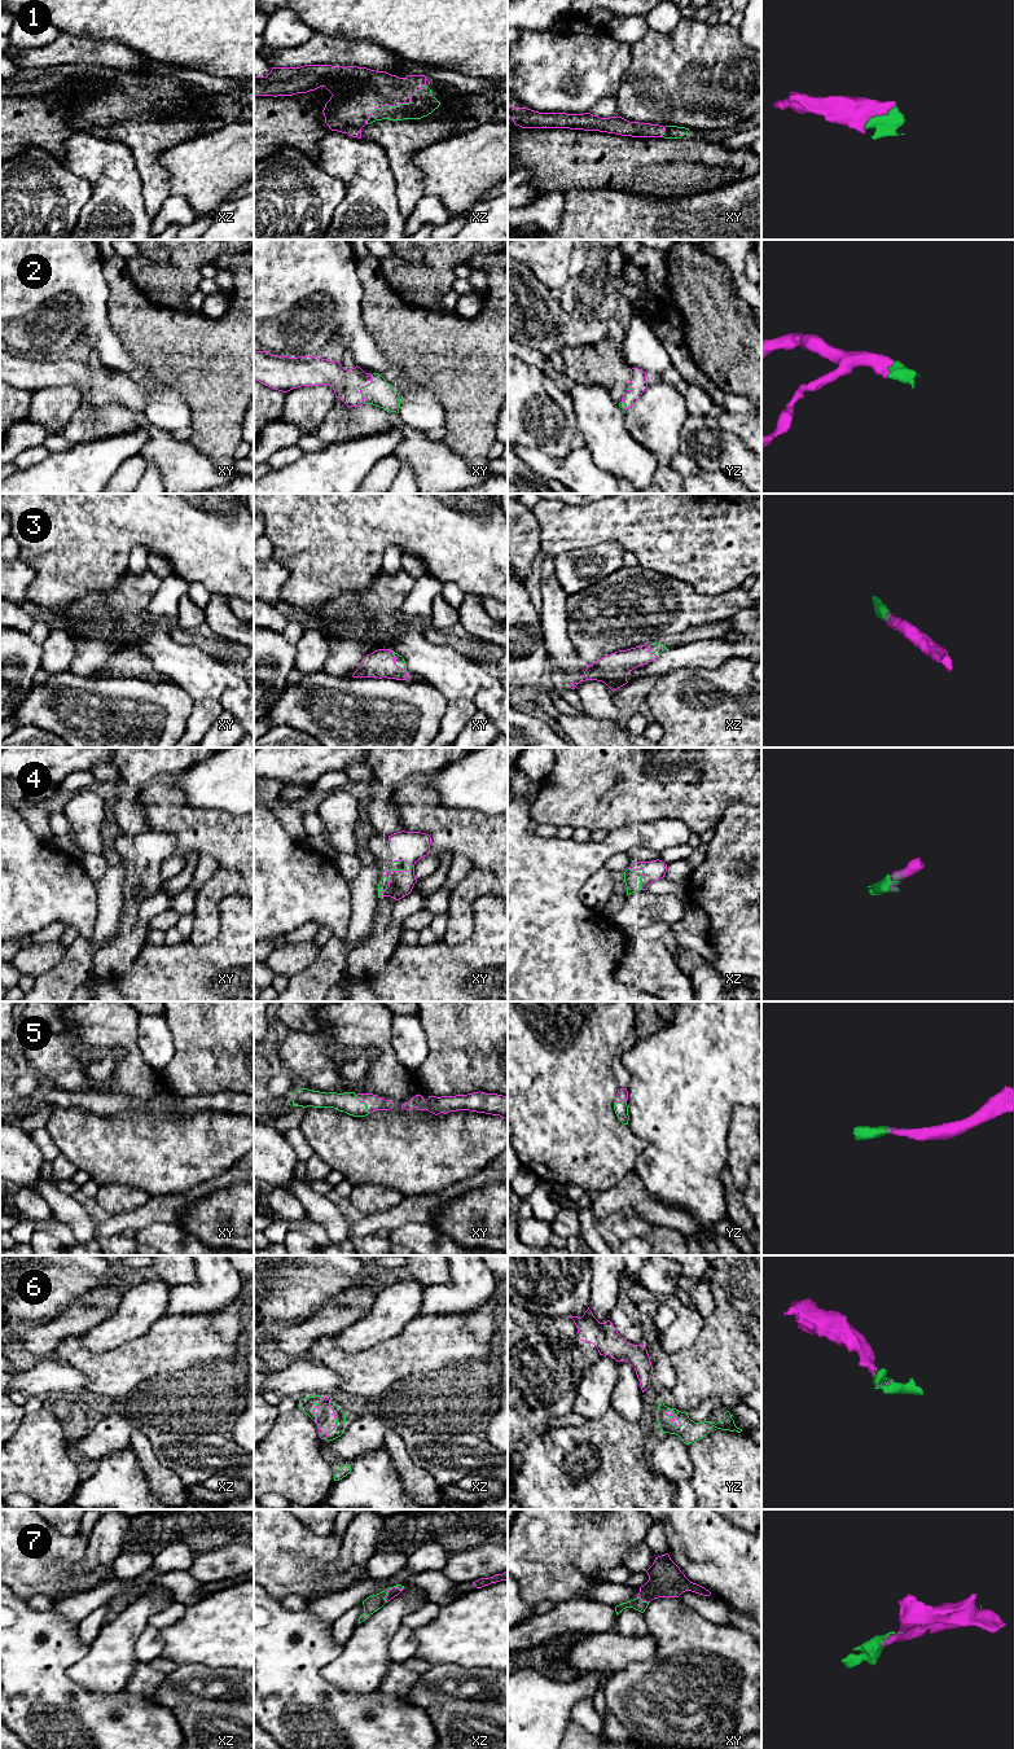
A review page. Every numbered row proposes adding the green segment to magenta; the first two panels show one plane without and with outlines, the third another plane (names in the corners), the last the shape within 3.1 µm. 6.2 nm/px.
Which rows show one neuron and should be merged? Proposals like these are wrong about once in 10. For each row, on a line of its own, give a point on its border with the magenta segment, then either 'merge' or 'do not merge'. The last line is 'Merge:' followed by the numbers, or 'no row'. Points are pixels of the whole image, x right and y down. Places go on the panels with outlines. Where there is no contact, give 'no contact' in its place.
1: meets magenta in xz at (395, 105); merge
2: meets magenta in xy at (363, 386); merge
3: meets magenta in xy at (394, 663); merge
4: meets magenta in xy at (399, 871); merge
5: meets magenta in xy at (364, 1101); merge
6: meets magenta in yz at (675, 1417); merge
7: meets magenta in xz at (393, 1587); merge
Merge: 1, 2, 3, 4, 5, 6, 7

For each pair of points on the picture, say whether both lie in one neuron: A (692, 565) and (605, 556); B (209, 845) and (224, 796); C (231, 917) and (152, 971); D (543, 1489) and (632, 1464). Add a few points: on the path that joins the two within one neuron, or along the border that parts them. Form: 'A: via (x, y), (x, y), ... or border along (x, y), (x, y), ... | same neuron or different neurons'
A: border along (596, 544), (615, 542), (627, 551) | different neurons
B: border along (191, 805), (205, 809), (223, 809), (240, 815) | different neurons
C: via (223, 941), (191, 971), (175, 971) | same neuron
D: via (565, 1489), (585, 1490), (610, 1465) | same neuron

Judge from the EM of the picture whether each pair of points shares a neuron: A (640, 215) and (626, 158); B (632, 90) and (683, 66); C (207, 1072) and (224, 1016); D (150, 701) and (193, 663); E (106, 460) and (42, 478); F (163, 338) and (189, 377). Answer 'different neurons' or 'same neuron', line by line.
A: different neurons
B: same neuron
C: same neuron
D: different neurons
E: same neuron
F: same neuron

